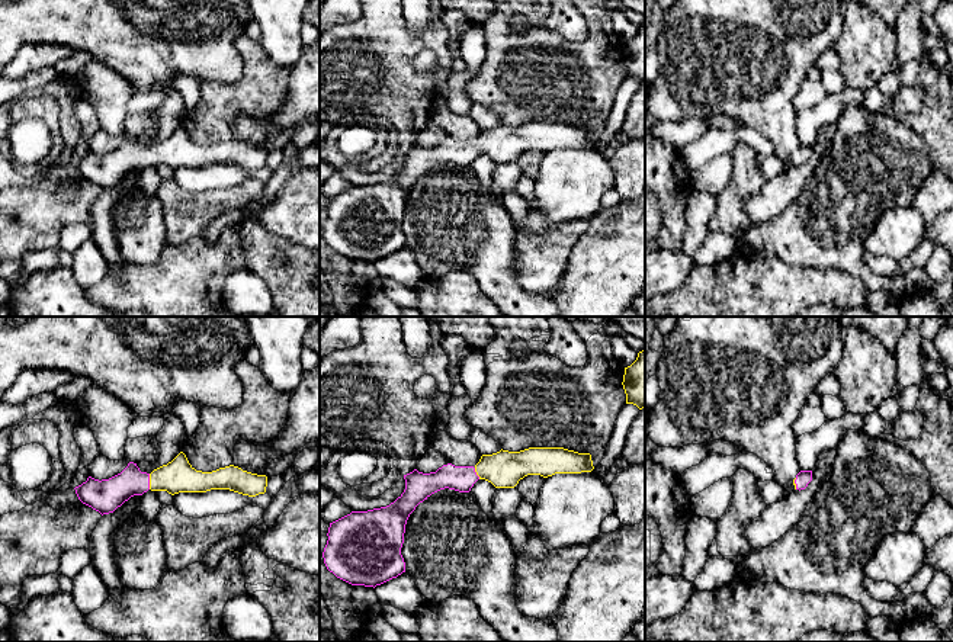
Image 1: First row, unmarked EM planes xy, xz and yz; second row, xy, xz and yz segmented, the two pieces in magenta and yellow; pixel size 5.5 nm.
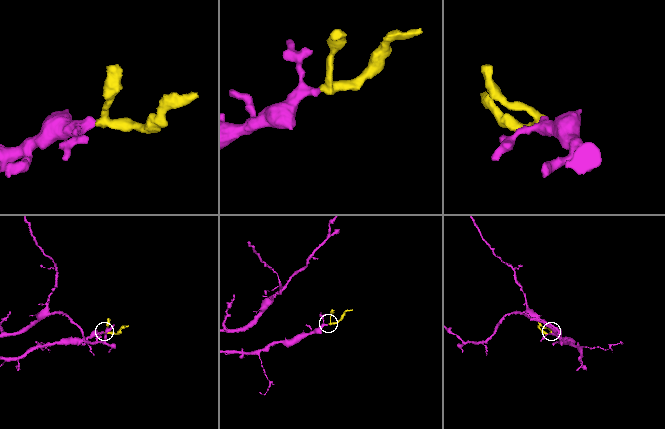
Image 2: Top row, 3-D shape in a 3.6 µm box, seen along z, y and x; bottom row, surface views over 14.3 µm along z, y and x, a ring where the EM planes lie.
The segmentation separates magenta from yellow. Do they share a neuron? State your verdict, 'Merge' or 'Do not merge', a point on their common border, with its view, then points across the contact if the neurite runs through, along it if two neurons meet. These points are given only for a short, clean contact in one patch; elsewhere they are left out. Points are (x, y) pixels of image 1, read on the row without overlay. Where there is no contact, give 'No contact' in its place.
Merge. Touches magenta at xy (148, 156). Path across: xy (106, 170), (128, 157), (148, 156), (177, 150)

